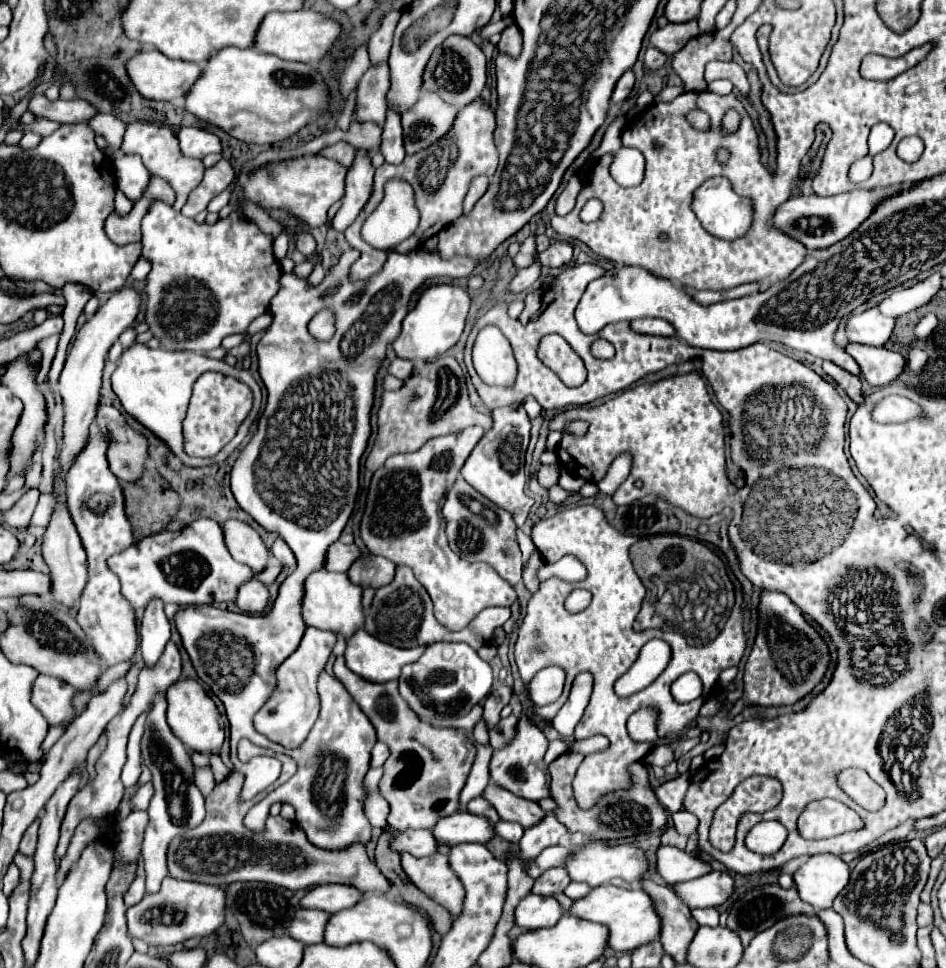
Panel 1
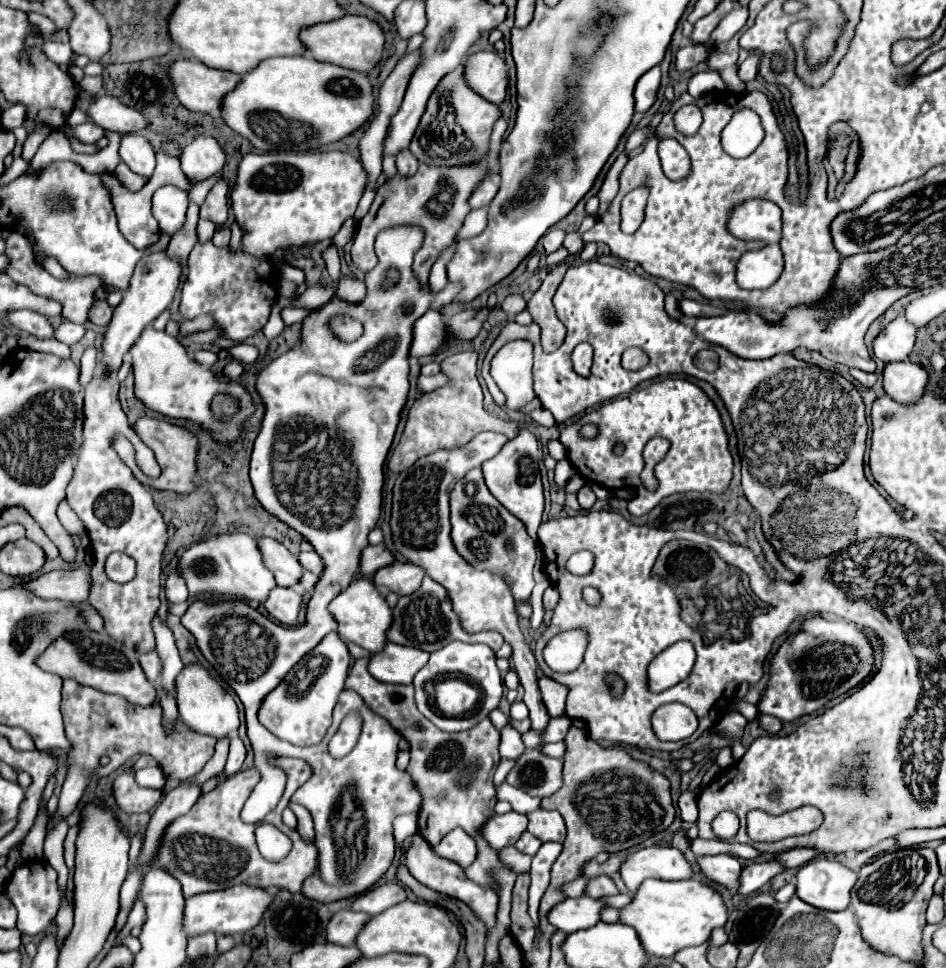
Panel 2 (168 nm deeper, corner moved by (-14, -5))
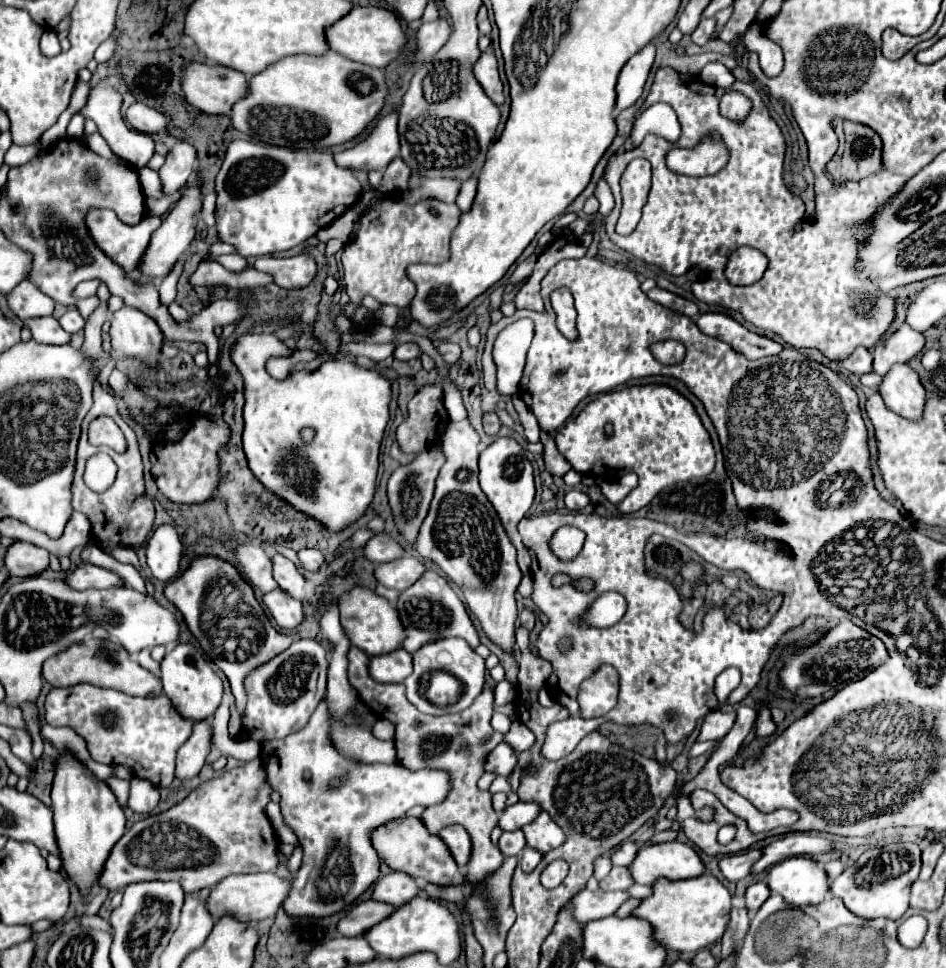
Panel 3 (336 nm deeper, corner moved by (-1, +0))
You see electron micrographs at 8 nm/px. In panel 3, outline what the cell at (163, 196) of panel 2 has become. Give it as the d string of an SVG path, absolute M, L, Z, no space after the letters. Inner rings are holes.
M141 168L139 182L143 186L145 198L163 198L163 184L161 184L161 178L157 172L153 172L149 168Z

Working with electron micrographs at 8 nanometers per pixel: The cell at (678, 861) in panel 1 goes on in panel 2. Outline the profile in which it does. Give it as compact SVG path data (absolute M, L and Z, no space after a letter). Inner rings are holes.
M714 855L714 857L702 857L698 861L704 875L710 877L714 883L728 887L730 891L736 891L740 885L740 873L742 865L732 855Z

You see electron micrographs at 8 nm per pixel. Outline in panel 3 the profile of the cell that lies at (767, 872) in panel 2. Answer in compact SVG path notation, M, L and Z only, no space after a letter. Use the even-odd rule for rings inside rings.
M787 834L781 840L775 840L767 846L761 848L761 858L751 866L751 874L757 876L761 872L765 872L767 868L771 868L773 864L791 858L791 856L805 856L805 854L823 854L829 852L831 842L821 838L821 836L811 836L811 834Z

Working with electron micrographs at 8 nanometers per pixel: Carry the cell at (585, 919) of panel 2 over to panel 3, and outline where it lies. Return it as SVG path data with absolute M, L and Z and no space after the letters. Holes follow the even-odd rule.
M581 890L575 898L571 898L571 902L567 902L567 906L571 906L573 918L581 924L587 924L589 920L597 920L597 918L605 918L605 916L613 916L615 910L629 898L627 892L589 892L589 890Z

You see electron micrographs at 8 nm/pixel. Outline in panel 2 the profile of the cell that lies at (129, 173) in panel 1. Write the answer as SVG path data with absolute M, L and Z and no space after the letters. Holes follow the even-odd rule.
M122 135L120 139L120 159L138 175L150 177L156 167L154 147L142 135Z

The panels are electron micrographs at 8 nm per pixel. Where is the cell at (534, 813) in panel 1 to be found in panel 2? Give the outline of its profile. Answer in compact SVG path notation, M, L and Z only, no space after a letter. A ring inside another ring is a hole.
M536 809L532 813L528 813L528 831L538 837L542 843L548 841L556 841L556 843L564 843L566 839L566 825L560 813L556 811L544 811L544 809Z

